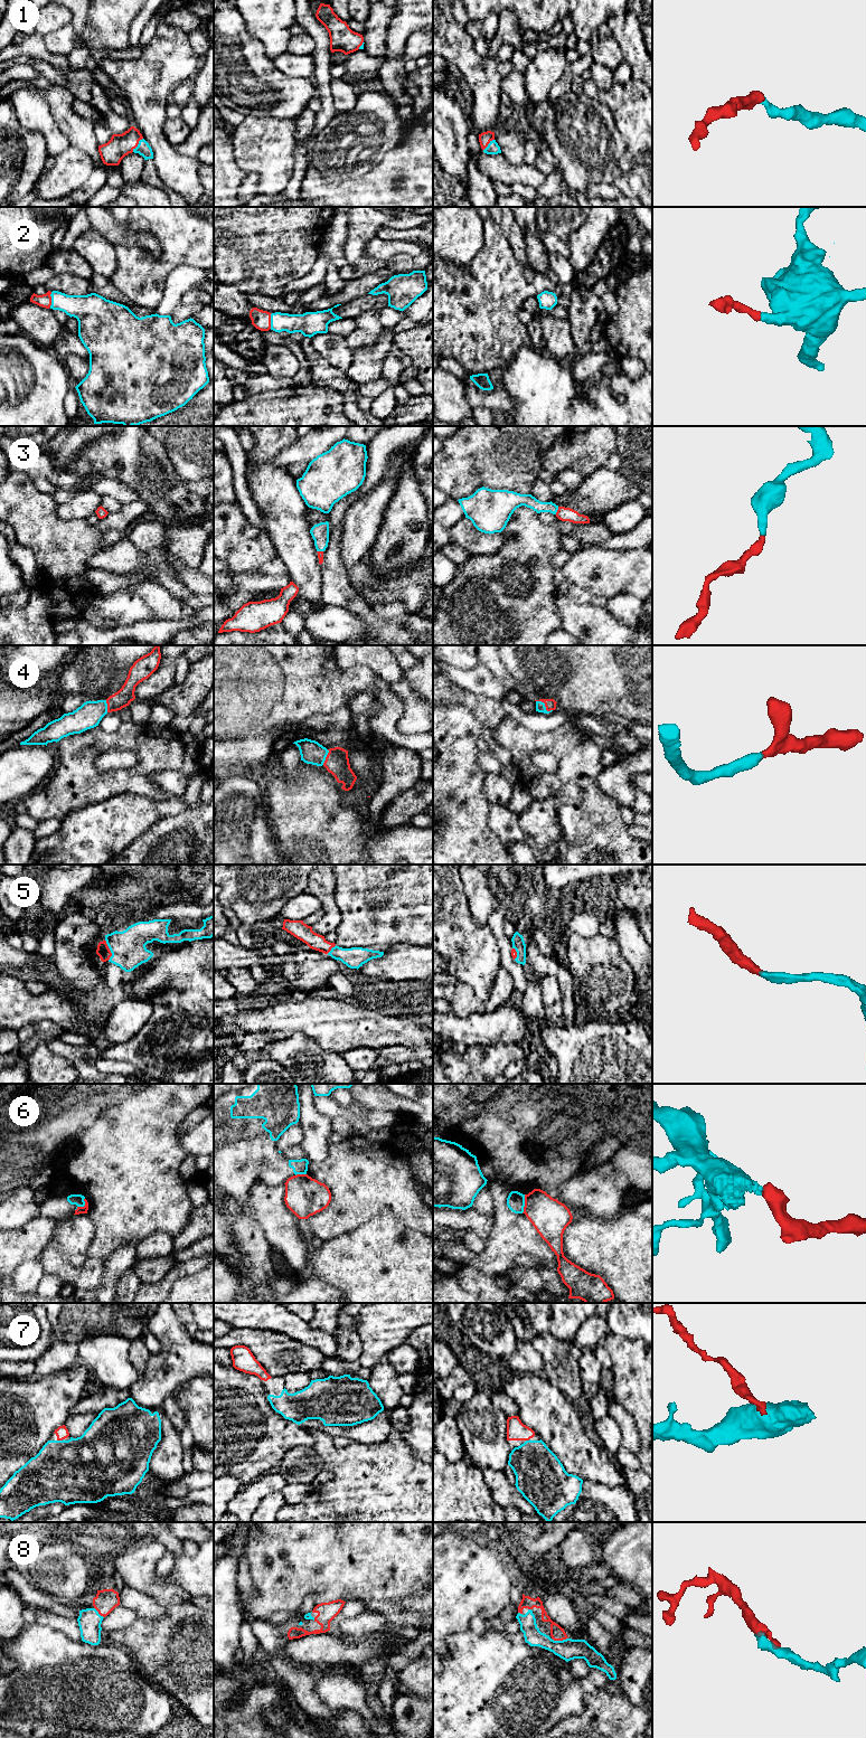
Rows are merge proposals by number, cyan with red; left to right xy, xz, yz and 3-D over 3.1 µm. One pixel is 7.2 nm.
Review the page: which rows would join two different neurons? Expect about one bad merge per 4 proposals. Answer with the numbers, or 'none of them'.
6

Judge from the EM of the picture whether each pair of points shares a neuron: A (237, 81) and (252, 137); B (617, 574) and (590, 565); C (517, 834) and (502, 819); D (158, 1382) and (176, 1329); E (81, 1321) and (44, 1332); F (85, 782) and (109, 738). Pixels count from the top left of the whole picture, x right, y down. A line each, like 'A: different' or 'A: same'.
A: different
B: same
C: same
D: same
E: different
F: same

